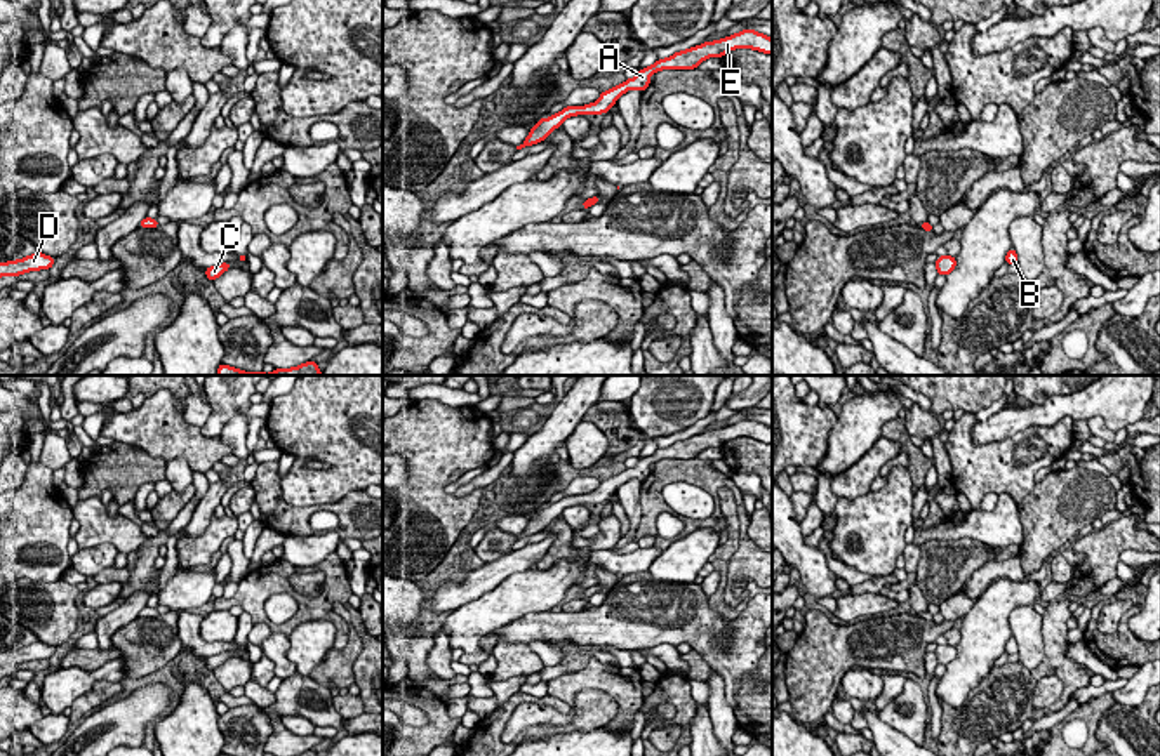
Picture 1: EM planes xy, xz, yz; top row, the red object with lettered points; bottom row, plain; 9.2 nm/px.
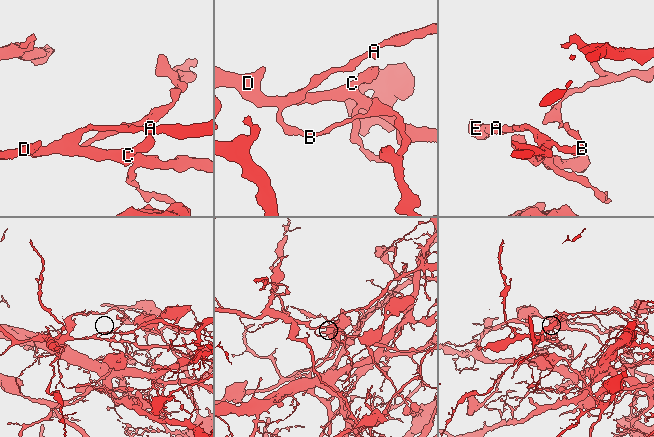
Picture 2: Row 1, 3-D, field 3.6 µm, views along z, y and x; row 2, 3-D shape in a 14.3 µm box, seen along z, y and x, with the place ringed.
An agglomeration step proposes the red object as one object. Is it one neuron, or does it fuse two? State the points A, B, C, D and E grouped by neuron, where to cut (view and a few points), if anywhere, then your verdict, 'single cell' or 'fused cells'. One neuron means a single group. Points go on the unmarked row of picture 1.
A E / B C D; cut in xz along (529, 523), (533, 532); fused cells

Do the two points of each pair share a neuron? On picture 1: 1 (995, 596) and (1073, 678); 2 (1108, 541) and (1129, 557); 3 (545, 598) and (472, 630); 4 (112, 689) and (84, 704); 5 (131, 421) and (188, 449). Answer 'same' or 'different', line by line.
1: different
2: different
3: same
4: same
5: same

